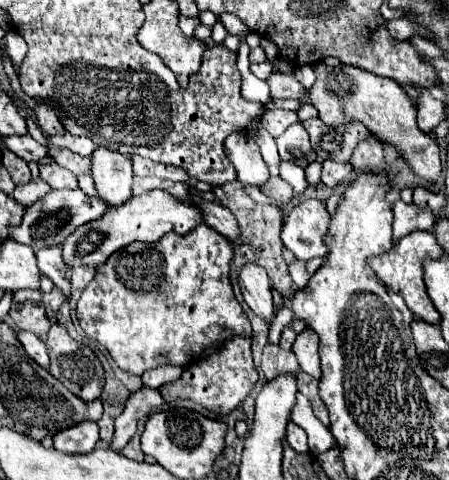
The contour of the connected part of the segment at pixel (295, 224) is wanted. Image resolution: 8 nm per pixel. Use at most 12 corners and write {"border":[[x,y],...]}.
{"border":[[320,199],[284,217],[280,239],[298,261],[328,257],[330,213]]}

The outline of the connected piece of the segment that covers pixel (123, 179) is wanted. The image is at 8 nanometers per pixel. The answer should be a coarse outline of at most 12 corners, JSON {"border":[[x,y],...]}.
{"border":[[98,147],[92,179],[98,199],[120,207],[132,197],[132,163]]}

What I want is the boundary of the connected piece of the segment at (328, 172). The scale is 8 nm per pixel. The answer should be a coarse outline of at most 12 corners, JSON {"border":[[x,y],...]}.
{"border":[[322,163],[322,183],[336,189],[352,173],[348,163]]}

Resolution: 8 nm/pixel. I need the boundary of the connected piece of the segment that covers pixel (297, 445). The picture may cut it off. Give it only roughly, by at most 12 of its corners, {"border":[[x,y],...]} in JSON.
{"border":[[290,423],[286,441],[296,453],[308,455],[304,431]]}

